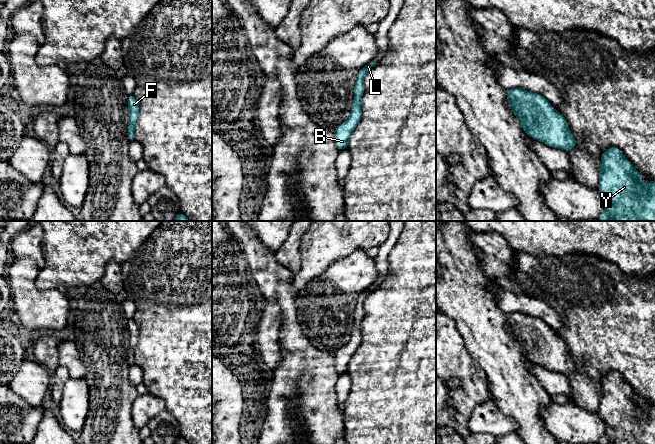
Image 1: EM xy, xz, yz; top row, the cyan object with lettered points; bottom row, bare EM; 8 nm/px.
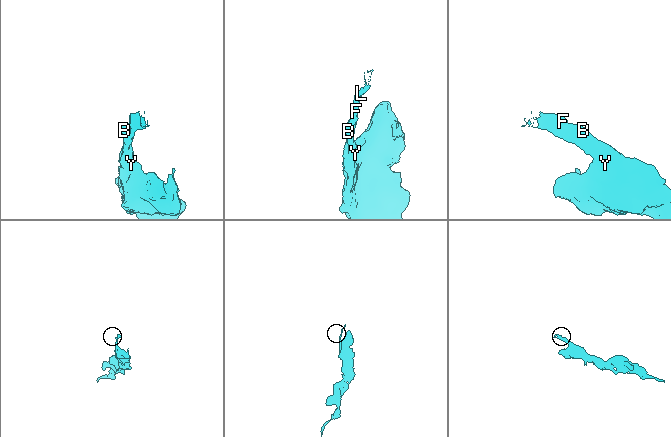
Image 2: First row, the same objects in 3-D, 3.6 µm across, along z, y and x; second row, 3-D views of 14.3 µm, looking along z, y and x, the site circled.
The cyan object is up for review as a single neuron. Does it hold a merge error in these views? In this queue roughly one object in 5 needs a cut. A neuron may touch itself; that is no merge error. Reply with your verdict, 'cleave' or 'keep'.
keep

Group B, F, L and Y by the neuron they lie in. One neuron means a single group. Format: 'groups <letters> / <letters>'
groups B F L Y

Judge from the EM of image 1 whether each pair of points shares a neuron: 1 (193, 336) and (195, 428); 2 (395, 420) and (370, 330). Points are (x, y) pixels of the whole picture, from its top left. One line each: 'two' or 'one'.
1: one
2: one

